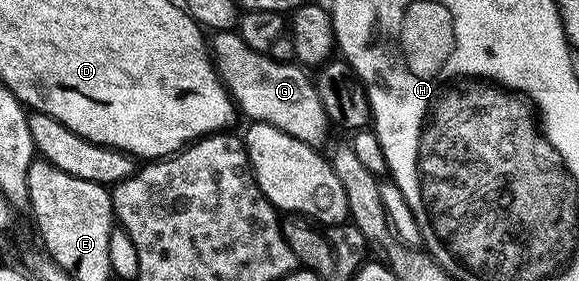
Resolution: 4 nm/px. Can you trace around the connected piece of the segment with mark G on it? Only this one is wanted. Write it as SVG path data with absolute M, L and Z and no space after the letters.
M221 31L212 38L211 52L213 64L217 66L217 73L221 76L221 82L236 103L240 114L250 117L250 122L258 125L270 125L287 135L291 139L299 139L299 143L307 143L312 149L324 150L324 145L329 141L329 135L333 131L333 124L323 107L323 99L319 99L319 91L312 76L308 77L306 70L300 64L287 64L276 62L268 53L251 51L247 43L243 43L240 32Z

